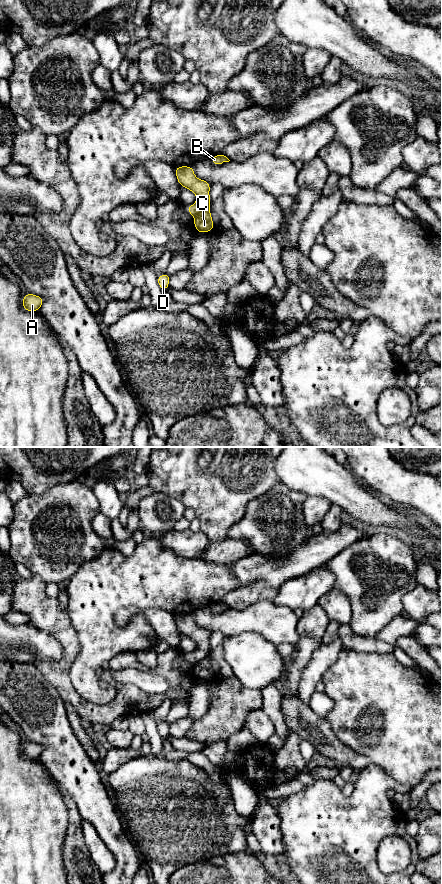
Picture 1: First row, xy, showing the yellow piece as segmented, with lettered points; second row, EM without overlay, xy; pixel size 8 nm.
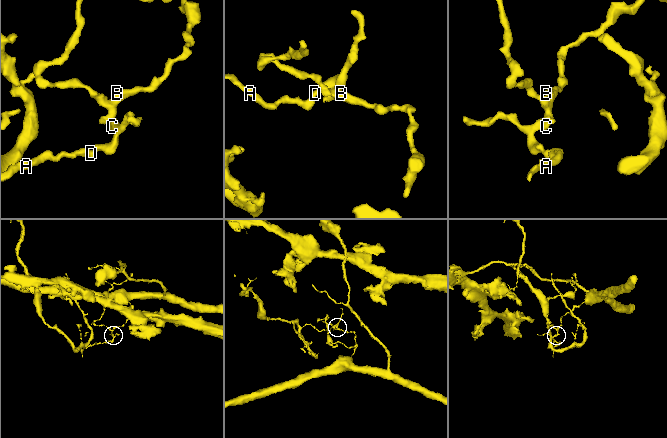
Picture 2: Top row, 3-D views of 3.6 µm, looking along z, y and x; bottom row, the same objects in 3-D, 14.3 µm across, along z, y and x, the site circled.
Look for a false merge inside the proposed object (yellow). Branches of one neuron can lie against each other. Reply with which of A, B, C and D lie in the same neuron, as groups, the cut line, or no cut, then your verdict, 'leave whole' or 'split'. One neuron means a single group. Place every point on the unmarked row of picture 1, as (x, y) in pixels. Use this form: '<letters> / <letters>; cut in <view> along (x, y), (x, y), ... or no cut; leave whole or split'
A C D / B; cut in xy along (208, 656), (195, 665); split

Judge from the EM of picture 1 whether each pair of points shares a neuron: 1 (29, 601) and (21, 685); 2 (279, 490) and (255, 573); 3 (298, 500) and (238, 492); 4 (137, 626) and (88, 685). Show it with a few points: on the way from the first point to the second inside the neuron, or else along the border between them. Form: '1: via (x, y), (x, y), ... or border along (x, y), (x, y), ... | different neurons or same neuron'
1: border along (34, 664), (37, 670), (49, 682) | different neurons
2: border along (253, 553), (283, 558) | different neurons
3: border along (280, 481), (260, 496), (252, 499), (245, 511) | different neurons
4: via (121, 639), (116, 640), (88, 669) | same neuron

